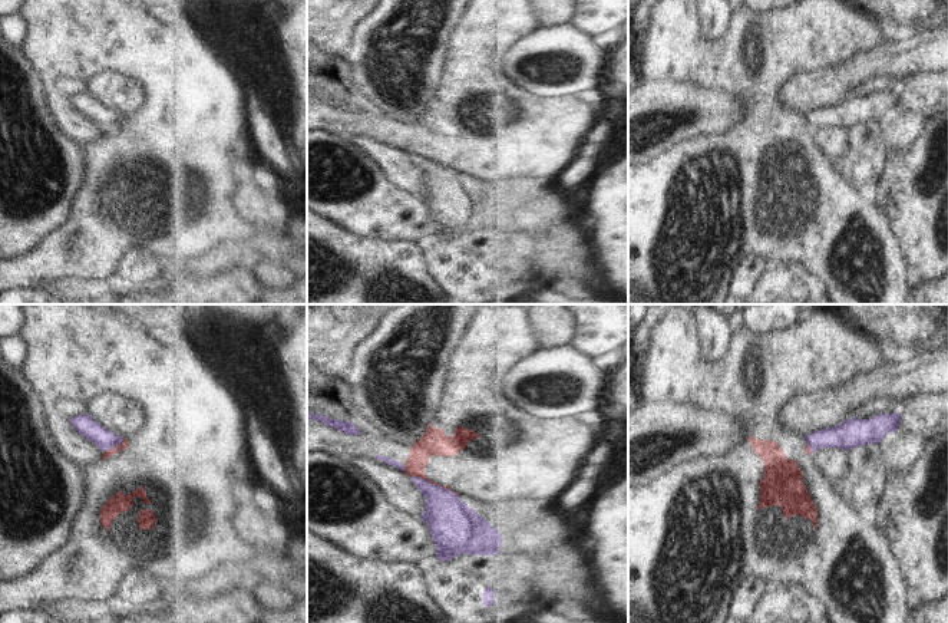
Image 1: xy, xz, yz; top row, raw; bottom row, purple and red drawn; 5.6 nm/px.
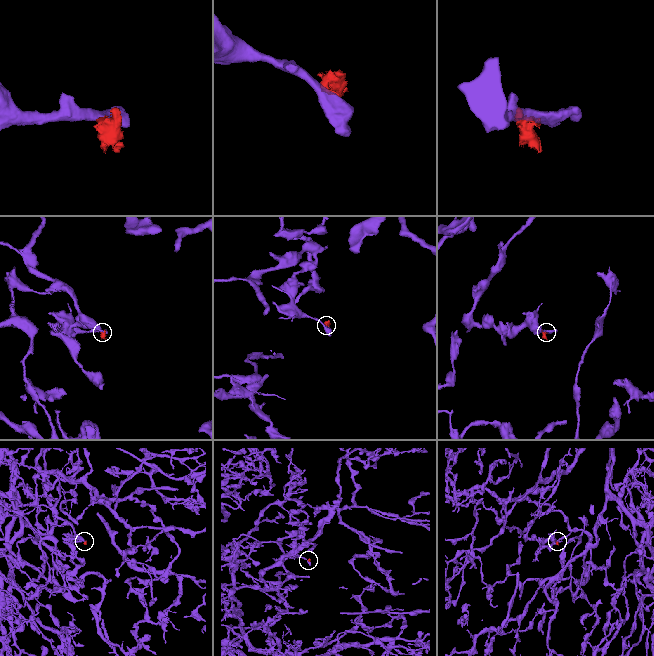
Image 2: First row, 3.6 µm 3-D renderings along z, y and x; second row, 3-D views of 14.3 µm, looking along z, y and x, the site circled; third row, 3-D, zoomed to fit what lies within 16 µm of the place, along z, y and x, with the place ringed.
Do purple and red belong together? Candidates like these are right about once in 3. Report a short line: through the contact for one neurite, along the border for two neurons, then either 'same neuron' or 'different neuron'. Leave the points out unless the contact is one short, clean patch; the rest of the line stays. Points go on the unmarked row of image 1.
line xz (412, 154), (422, 155), (438, 164); different neuron

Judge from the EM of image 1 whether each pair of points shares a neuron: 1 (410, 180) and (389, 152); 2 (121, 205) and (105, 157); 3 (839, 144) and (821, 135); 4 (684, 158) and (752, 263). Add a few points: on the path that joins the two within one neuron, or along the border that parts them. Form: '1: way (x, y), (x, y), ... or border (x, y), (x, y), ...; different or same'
1: way (403, 172), (392, 160); same
2: way (116, 194), (116, 185), (108, 168); same
3: way (835, 144), (825, 137); same
4: border (766, 260), (747, 256), (729, 284); different

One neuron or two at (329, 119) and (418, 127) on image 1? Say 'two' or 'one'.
one

